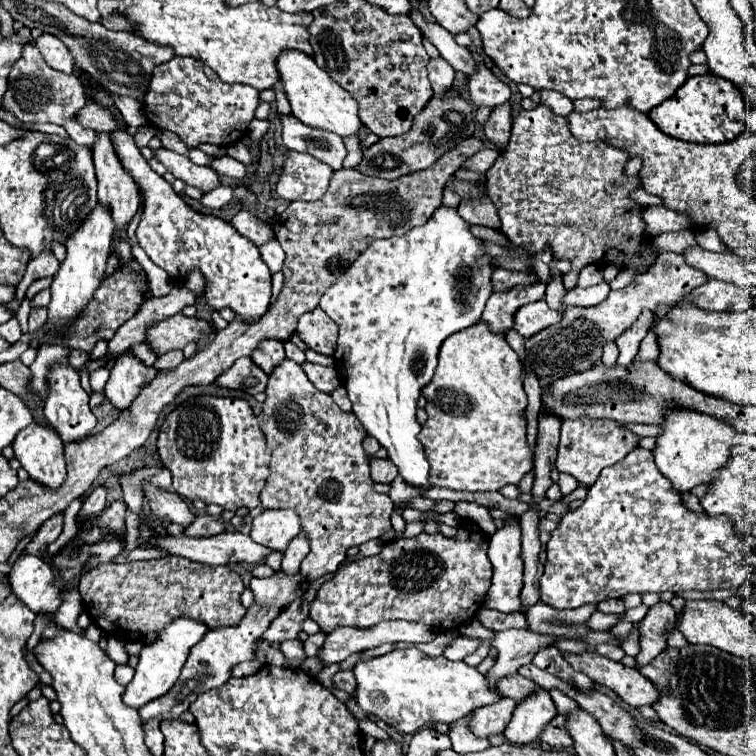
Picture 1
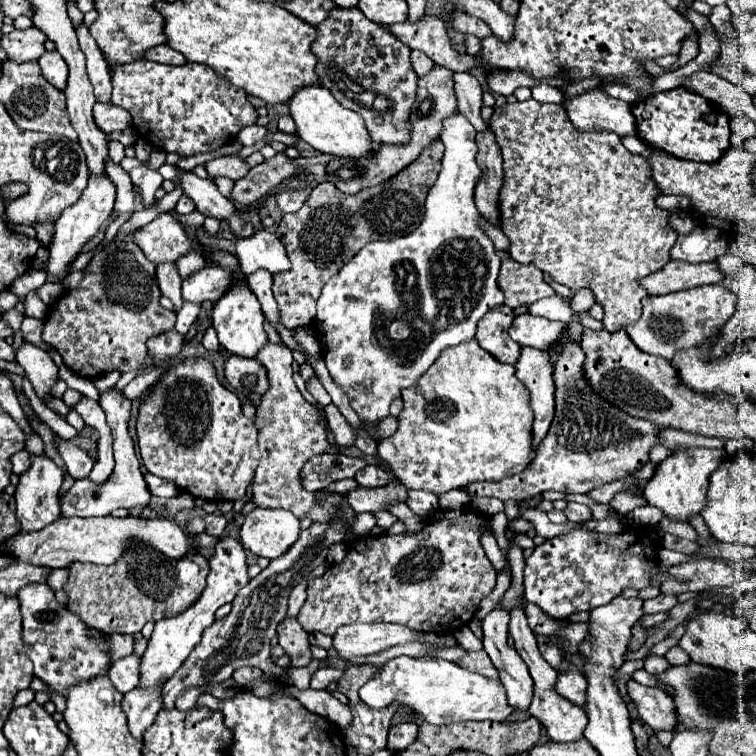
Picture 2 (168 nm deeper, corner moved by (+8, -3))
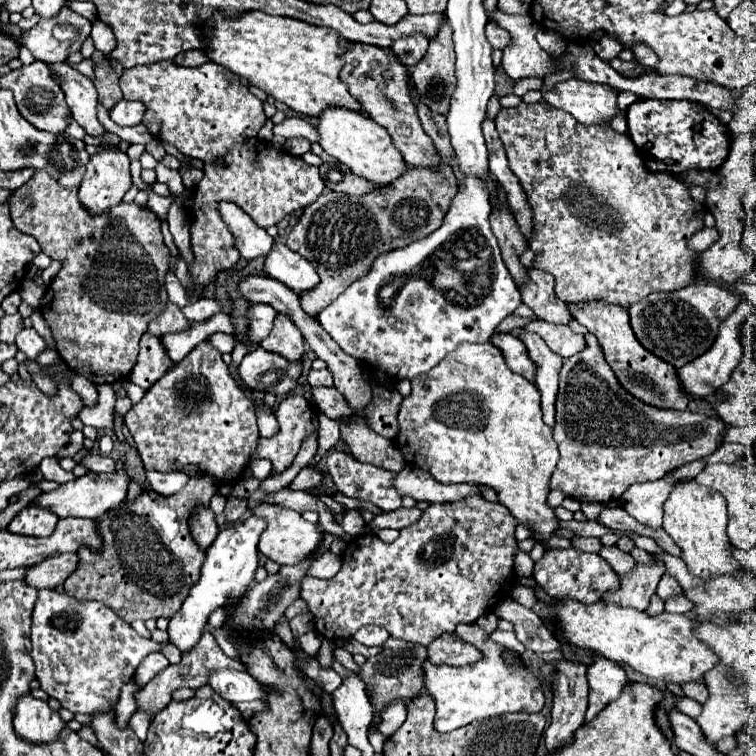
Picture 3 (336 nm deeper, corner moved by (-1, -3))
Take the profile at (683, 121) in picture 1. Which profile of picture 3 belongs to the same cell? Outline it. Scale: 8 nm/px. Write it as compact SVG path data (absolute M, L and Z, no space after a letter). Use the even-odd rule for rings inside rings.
M639 99L627 109L627 127L631 141L641 149L641 157L645 157L645 165L653 171L681 175L689 169L717 169L729 155L729 127L695 101ZM697 125L701 127L699 131L695 129Z

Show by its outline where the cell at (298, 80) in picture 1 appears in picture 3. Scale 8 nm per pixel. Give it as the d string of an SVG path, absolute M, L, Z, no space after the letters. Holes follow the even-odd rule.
M329 107L317 117L315 129L319 133L319 145L327 155L335 157L339 163L347 165L355 175L365 177L375 185L387 185L407 169L389 133L381 125L377 125L369 115L361 115L351 109Z

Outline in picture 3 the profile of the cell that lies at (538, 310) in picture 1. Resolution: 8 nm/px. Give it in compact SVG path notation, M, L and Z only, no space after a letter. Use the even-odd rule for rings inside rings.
M535 319L535 321L527 323L523 329L537 333L549 345L549 349L555 351L557 355L561 355L563 359L579 353L585 347L583 335L573 333L569 329L569 325L557 325L557 323L549 323L543 319Z

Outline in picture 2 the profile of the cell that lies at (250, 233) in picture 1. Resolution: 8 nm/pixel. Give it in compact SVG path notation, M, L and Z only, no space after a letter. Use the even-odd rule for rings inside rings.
M256 231L248 239L236 241L236 257L242 273L250 275L258 269L266 269L268 273L290 271L290 261L286 257L286 249L280 239L272 231Z

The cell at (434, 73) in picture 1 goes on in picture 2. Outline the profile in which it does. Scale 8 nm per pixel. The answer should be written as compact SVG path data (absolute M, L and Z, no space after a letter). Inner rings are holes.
M410 51L410 61L412 61L414 71L416 71L420 77L426 75L426 73L434 67L434 61L432 61L428 55L420 53L420 51Z

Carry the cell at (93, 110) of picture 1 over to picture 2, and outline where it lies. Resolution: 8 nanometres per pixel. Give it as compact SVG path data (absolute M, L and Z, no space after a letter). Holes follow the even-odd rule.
M96 103L94 105L94 119L96 119L96 125L105 134L132 127L130 113L126 109L120 109L120 107L112 105L112 103Z

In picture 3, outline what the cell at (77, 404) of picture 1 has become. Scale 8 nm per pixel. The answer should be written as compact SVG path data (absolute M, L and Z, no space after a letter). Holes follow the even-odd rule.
M23 329L23 331L17 335L15 345L27 355L27 359L33 359L33 361L47 349L45 339L43 339L35 329Z

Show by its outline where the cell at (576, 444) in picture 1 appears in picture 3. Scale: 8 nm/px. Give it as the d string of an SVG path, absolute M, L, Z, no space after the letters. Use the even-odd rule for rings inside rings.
M585 333L587 347L565 359L559 375L557 425L553 439L559 445L559 461L549 489L559 489L581 503L607 503L625 493L633 483L655 481L683 463L701 459L719 447L725 423L703 413L665 411L637 401L621 389L605 361L597 337Z

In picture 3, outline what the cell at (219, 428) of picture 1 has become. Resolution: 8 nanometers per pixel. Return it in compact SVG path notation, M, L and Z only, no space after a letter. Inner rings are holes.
M207 343L197 345L185 359L181 359L173 369L169 369L143 395L143 399L127 411L125 425L133 435L135 447L139 449L147 471L171 473L191 465L197 467L201 473L209 475L217 487L227 483L237 483L243 477L245 467L249 465L251 455L257 449L257 441L259 441L257 415L253 403L243 395L243 391L229 375L229 369L221 359L221 353Z

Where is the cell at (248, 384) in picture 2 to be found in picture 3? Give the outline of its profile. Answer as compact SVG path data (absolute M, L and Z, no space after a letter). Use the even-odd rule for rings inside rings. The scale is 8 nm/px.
M257 347L243 357L239 365L239 375L243 383L251 389L269 391L277 397L285 397L297 385L297 379L301 375L301 363L293 365L277 353L269 353Z

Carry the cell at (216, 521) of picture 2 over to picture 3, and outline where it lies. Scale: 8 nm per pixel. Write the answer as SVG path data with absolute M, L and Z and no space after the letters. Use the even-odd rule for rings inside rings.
M227 497L225 505L225 517L230 523L234 523L237 519L247 512L247 499L235 499L235 497Z

